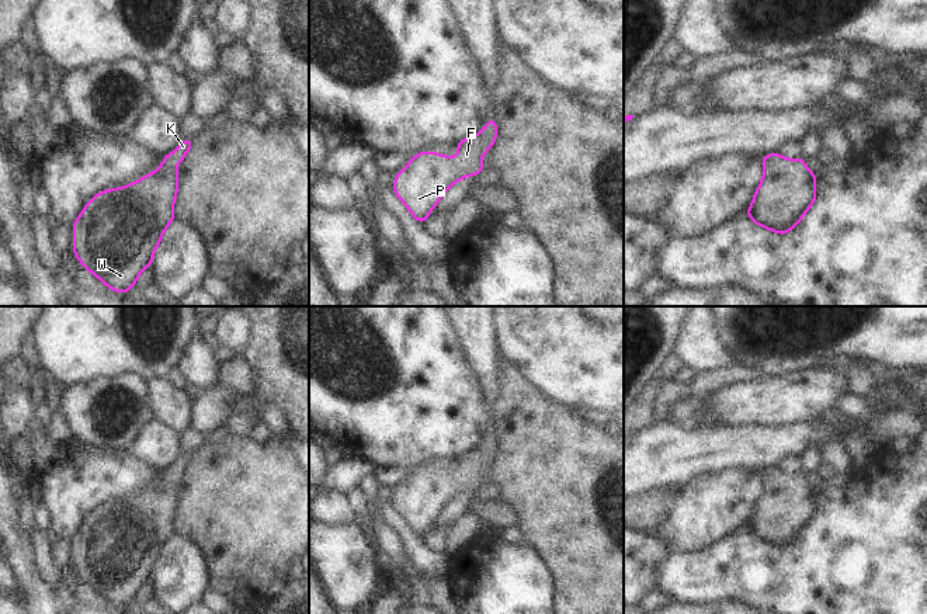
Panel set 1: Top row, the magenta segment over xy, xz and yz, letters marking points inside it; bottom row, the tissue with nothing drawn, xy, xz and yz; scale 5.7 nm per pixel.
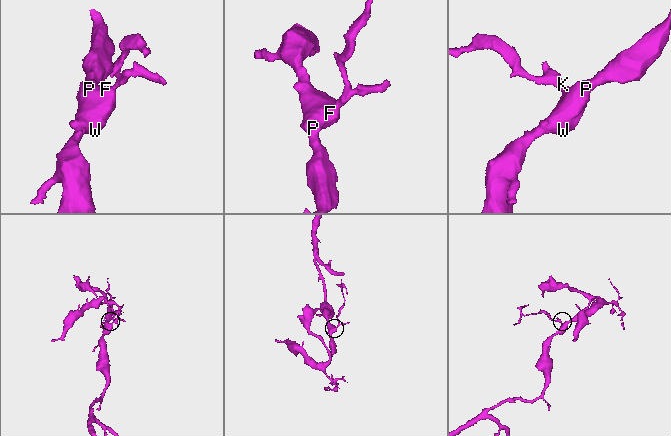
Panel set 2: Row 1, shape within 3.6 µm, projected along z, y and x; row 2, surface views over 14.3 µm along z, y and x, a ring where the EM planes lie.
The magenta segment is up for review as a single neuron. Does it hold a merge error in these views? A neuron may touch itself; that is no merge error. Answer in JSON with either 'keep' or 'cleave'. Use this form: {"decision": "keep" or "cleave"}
{"decision": "keep"}

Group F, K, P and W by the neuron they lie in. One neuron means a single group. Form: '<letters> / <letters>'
F K P W

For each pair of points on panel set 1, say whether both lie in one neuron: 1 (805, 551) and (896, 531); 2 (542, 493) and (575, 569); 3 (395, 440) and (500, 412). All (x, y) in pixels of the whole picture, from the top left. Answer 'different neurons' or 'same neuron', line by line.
1: same neuron
2: same neuron
3: different neurons

